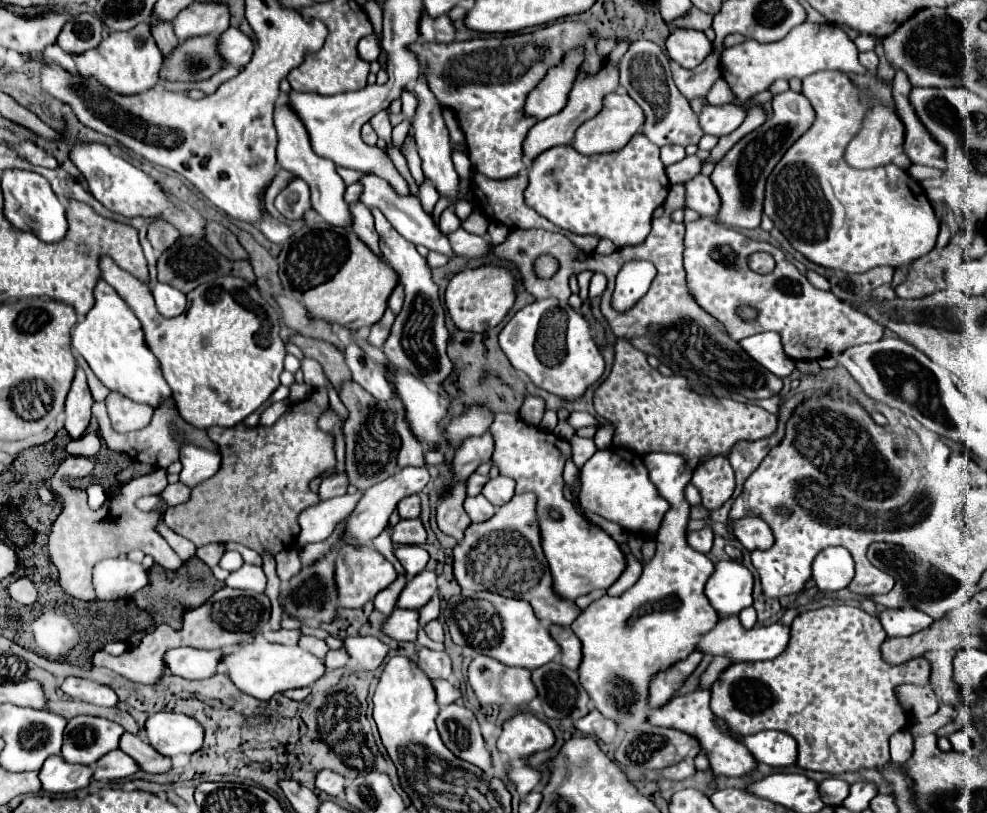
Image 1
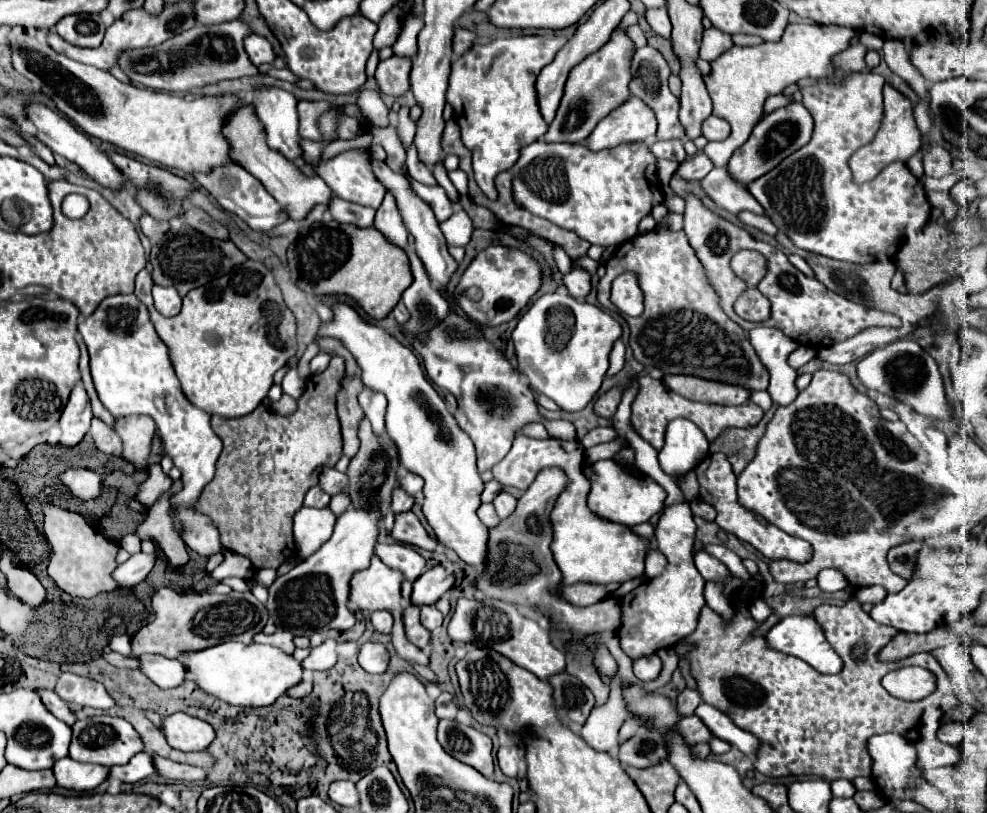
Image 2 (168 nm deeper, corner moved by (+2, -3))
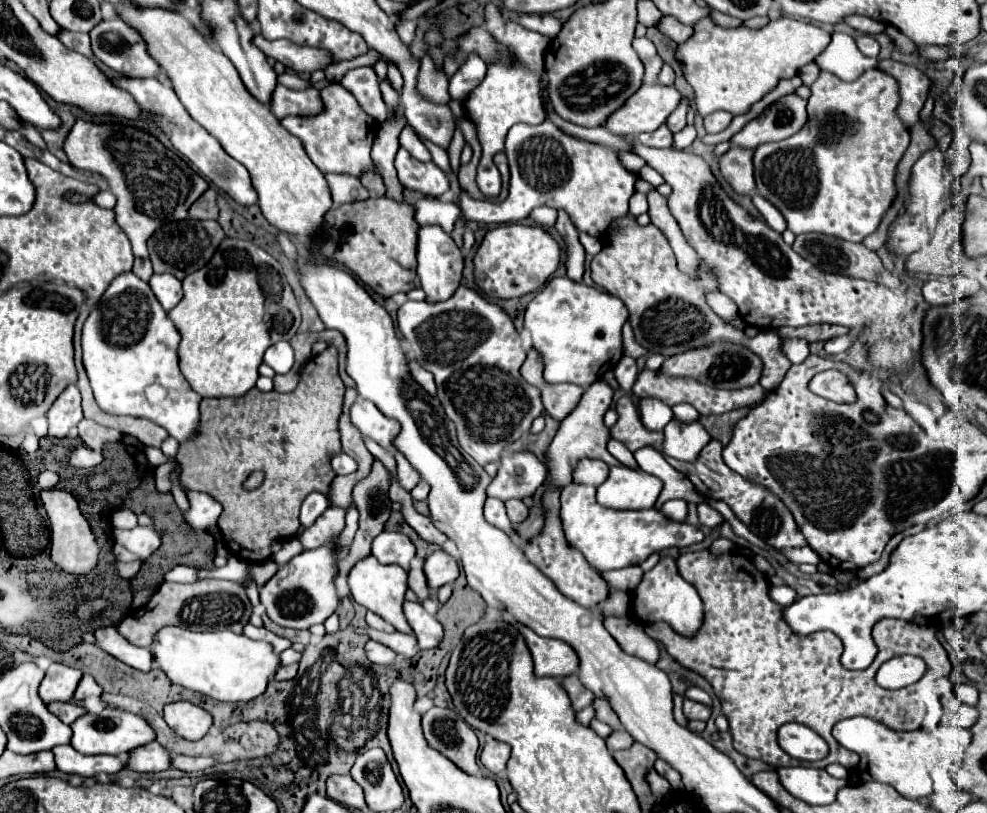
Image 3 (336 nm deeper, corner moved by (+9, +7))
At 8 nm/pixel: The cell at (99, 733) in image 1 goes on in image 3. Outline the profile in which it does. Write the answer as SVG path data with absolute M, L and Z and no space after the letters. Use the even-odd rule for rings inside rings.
M105 707L99 715L87 713L87 715L79 717L71 725L71 729L73 729L71 745L79 753L85 753L85 755L101 755L101 753L107 753L107 755L127 755L133 749L143 747L145 743L149 743L149 741L155 739L153 729L149 727L149 723L143 717L127 713L123 709L115 709L115 707ZM113 749L127 749L127 753L117 753Z

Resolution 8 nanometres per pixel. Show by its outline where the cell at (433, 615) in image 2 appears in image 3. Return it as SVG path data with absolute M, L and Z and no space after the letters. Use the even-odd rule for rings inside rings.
M411 567L411 569L409 569L409 589L415 591L423 601L429 597L427 577L425 577L423 569L417 569L417 567Z

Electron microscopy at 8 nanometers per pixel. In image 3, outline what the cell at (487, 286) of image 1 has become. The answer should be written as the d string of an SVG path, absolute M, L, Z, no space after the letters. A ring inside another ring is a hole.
M511 223L495 227L485 235L473 263L477 285L485 295L491 299L513 299L545 285L547 279L557 271L559 261L561 247L543 227Z

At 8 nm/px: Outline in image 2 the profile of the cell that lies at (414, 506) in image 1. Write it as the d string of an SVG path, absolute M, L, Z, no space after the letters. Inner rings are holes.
M396 487L394 493L392 493L392 505L390 505L392 513L398 515L398 513L404 513L404 511L410 511L412 505L414 505L414 499L410 495L406 495L402 489Z

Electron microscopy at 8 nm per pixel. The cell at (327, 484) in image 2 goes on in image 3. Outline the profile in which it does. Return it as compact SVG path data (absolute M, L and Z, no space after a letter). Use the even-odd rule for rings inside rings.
M345 453L335 455L333 461L331 461L331 465L333 465L333 471L337 475L349 475L349 473L355 473L357 471L357 463L351 457L347 457Z

